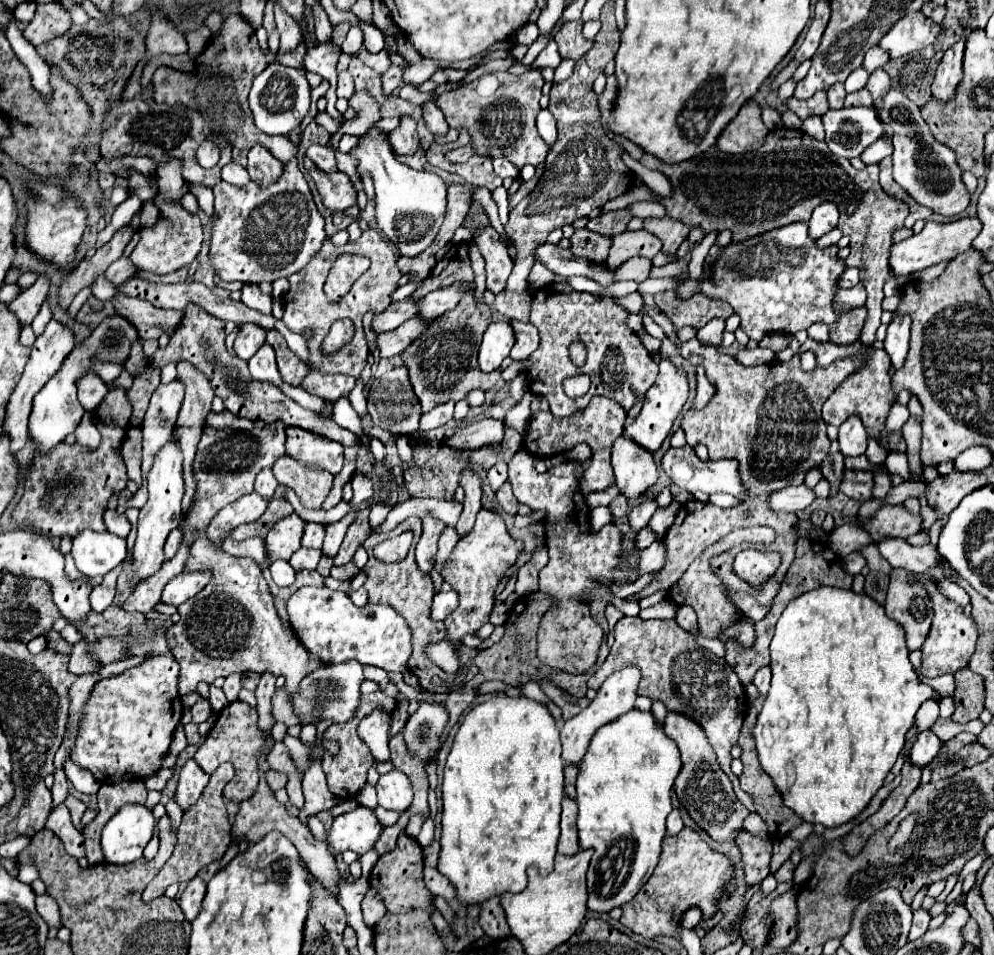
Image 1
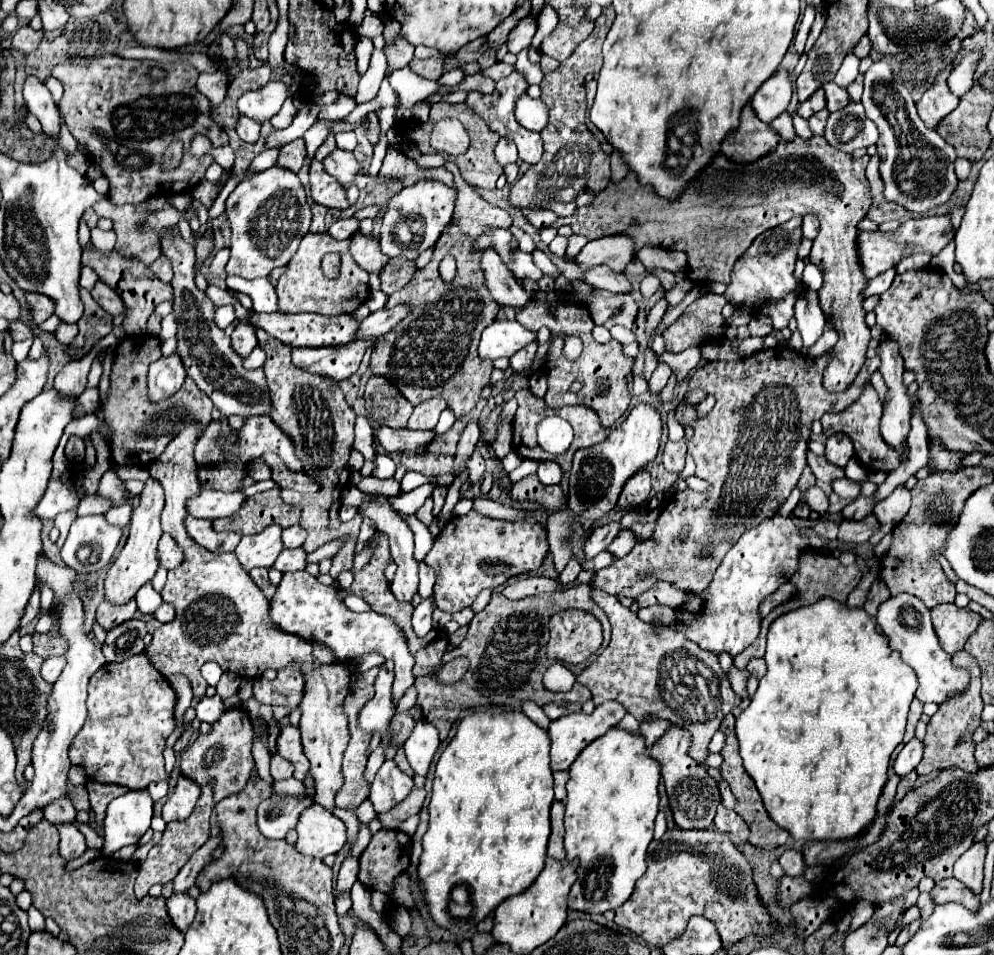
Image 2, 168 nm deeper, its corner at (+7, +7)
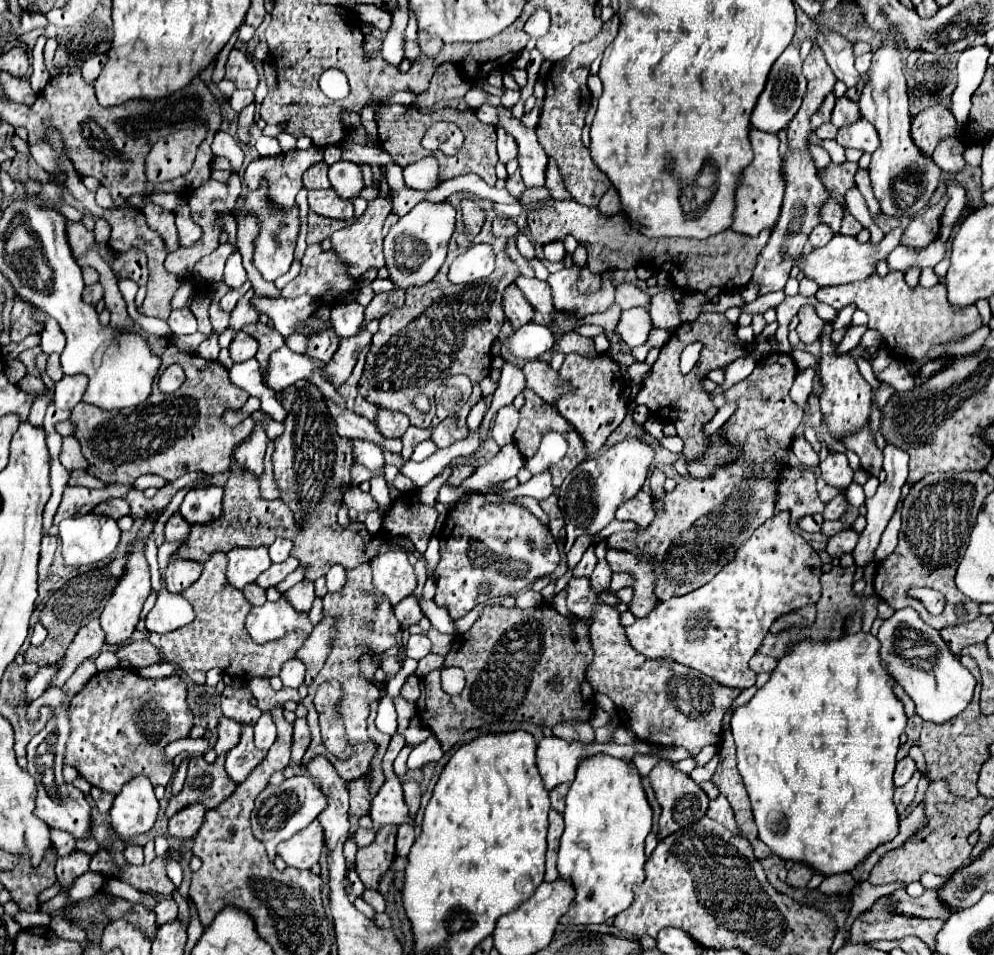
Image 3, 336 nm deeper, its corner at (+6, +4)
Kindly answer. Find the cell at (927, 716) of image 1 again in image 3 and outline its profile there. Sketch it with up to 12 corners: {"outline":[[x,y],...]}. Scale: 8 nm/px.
{"outline":[[912,607],[882,623],[884,669],[916,715],[966,709],[974,677]]}

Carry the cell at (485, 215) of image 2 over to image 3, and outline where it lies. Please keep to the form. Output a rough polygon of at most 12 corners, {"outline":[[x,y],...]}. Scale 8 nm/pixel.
{"outline":[[496,217],[492,233],[496,237],[516,237],[518,225]]}

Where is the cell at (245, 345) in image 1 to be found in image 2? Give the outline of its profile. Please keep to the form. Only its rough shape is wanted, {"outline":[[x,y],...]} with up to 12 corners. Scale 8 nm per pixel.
{"outline":[[239,322],[233,350],[245,358],[257,346],[255,326]]}

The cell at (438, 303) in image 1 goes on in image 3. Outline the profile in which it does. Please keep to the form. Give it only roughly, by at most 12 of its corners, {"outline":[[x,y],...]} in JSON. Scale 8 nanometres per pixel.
{"outline":[[370,333],[342,339],[324,379],[338,389],[352,373]]}

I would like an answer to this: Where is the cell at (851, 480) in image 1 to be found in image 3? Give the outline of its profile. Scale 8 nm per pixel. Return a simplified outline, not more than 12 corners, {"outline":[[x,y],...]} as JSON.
{"outline":[[802,433],[792,437],[792,451],[804,467],[816,467],[818,455]]}

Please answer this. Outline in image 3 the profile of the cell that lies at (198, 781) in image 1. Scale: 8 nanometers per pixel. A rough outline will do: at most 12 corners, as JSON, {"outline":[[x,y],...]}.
{"outline":[[200,803],[180,810],[168,822],[169,835],[194,839],[206,808]]}

